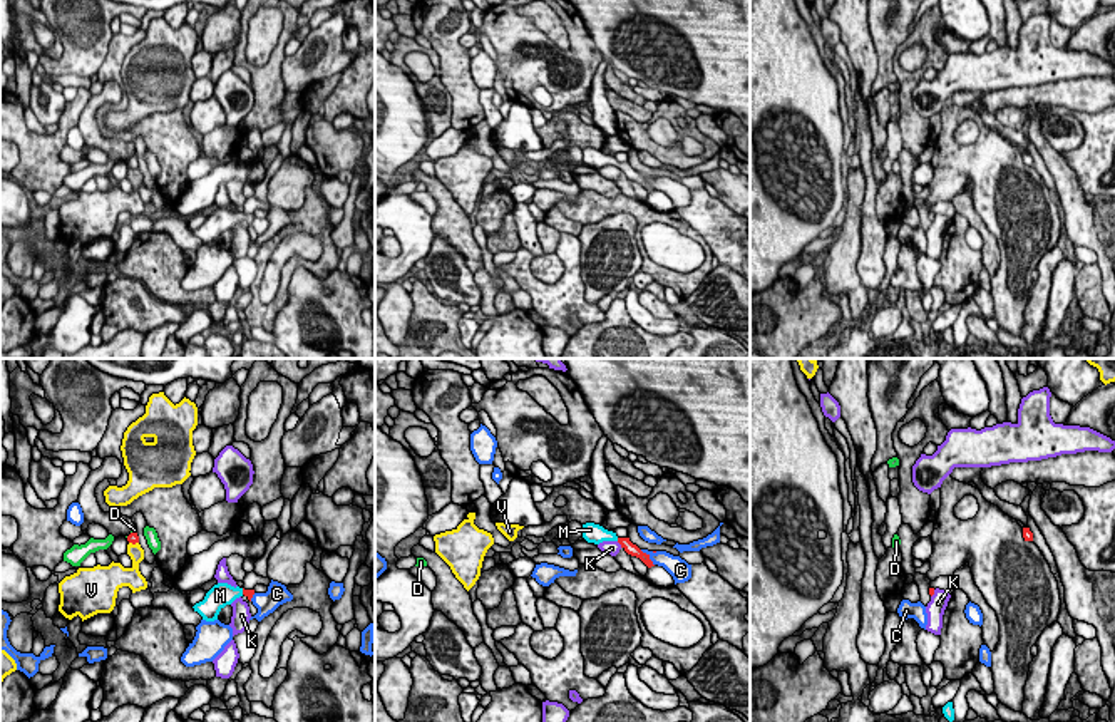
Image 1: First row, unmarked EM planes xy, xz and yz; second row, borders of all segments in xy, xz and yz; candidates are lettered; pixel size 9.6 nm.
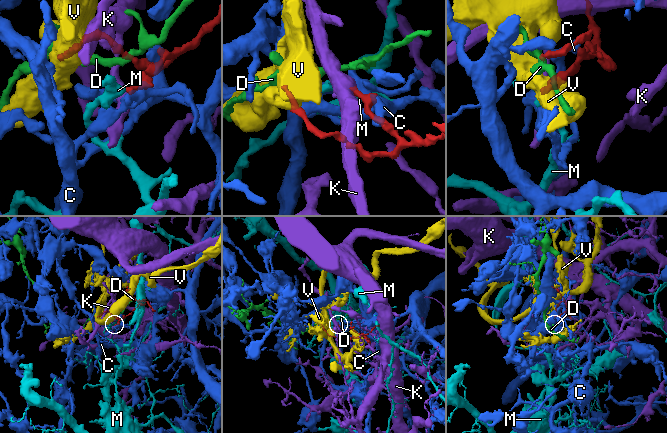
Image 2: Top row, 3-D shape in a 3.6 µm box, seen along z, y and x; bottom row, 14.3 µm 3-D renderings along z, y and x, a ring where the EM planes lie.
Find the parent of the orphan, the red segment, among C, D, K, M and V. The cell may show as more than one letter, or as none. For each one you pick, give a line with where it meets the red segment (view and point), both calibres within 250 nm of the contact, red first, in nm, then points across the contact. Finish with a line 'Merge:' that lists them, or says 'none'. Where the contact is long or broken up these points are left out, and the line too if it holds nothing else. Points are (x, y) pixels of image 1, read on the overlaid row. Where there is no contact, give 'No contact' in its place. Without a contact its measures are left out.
M: Touches red at xy (243, 592). Thickness 70 nm (red) against 220 nm. Path across: xy (248, 593), (243, 592), (220, 595)
Merge: M

